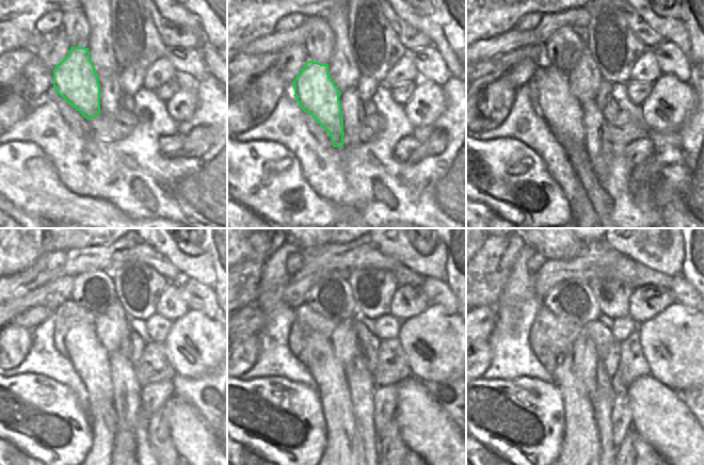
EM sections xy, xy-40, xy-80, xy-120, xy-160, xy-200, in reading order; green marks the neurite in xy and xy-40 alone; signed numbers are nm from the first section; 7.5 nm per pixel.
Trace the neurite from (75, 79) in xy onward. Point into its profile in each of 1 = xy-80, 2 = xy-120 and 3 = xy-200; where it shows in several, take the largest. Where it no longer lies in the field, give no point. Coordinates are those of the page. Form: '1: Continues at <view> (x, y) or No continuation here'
1: Continues at xy-80 (558, 106)
2: Continues at xy-120 (89, 358)
3: Continues at xy-200 (580, 445).

